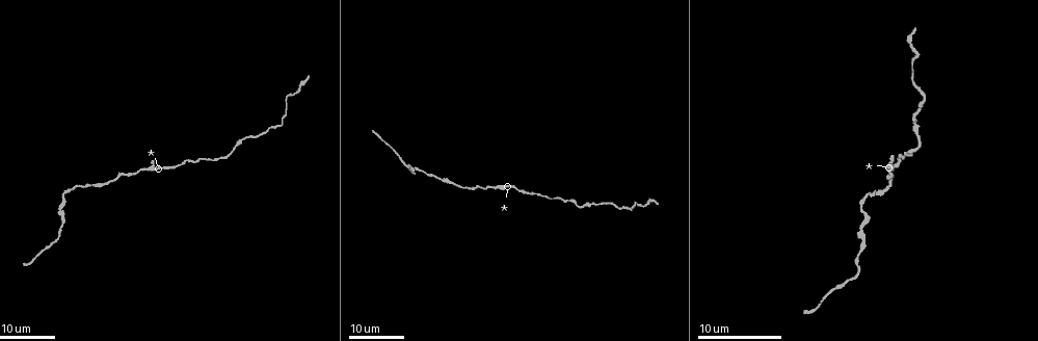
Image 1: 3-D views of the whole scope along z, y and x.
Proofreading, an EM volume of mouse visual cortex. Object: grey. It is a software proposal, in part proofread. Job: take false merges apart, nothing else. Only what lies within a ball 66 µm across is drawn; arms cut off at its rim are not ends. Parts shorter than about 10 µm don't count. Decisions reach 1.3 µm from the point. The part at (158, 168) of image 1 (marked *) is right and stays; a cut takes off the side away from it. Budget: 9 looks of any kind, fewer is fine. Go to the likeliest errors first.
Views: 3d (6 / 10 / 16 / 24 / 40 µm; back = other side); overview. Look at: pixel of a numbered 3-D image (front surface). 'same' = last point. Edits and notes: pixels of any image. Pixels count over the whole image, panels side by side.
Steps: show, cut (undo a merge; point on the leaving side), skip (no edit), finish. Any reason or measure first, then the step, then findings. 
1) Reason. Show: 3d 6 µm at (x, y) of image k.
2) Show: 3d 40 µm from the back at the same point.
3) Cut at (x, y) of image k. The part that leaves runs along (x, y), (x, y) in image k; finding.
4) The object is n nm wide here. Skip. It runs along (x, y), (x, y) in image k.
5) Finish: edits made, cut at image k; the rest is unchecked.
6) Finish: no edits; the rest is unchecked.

Sudden change in width. Show: 3d 24 µm at (285, 114) of image 1.

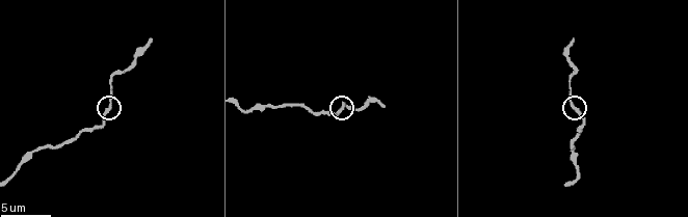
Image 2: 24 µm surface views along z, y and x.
Show: 3d 10 µm at (343, 105) of image 2.

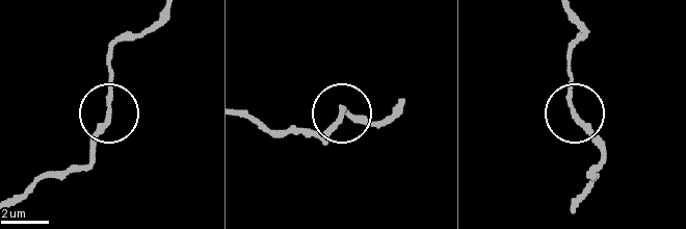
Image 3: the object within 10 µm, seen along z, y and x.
Skip. It runs along (573, 210), (603, 149), (575, 113), (568, 44) in image 3; all the same cell.

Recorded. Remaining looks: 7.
Thick turns thin. Show: 3d 6 µm at (576, 168) of image 2.

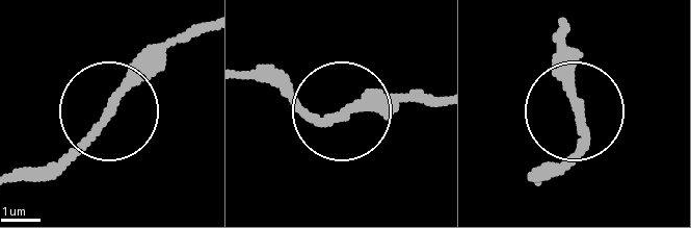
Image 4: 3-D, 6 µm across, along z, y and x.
Show: 3d 6 µm from the back at (579, 109) of image 4.

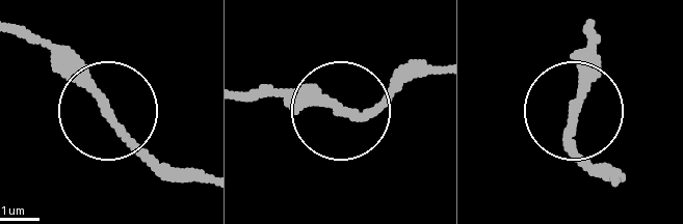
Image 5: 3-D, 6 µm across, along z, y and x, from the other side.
Skip. It runs along (438, 67), (368, 107), (262, 96) in image 5; all the same cell.

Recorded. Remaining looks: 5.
Show: 3d 24 µm at (440, 178) of image 1.

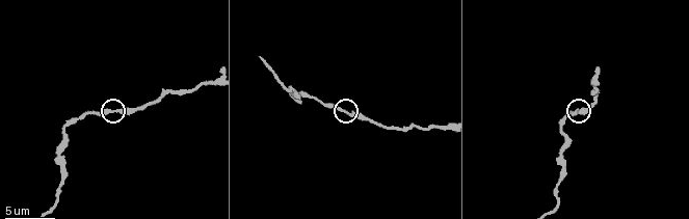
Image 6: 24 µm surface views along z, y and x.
Show: 3d 10 µm at (112, 109) of image 6.

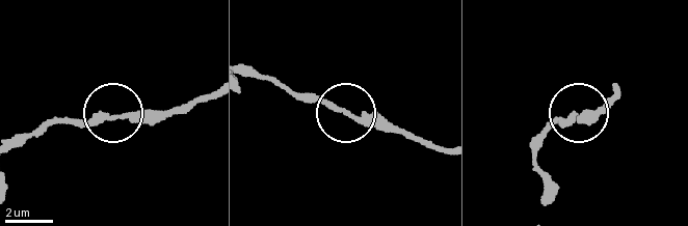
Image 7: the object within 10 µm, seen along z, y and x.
The object is 230 nm wide here. Skip. It runs along (617, 88), (600, 112), (554, 117) in image 7; continuous, no second cell.

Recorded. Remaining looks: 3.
Show: 3d 10 µm at (396, 129) of image 6.

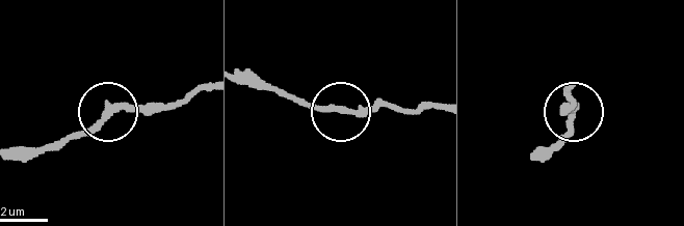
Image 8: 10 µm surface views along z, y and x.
Closer look. Show: 3d 6 µm at (347, 109) of image 8.

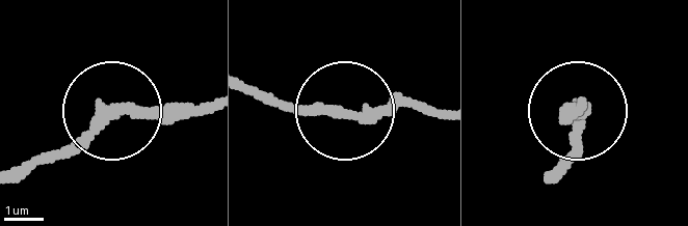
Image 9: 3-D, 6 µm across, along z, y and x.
The object is 270 nm wide here. Skip. It runs along (437, 110), (397, 101), (367, 110), (271, 104) in image 9; continuous, no second cell.

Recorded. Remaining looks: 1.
Finish: no edits; the rest is unchecked.

